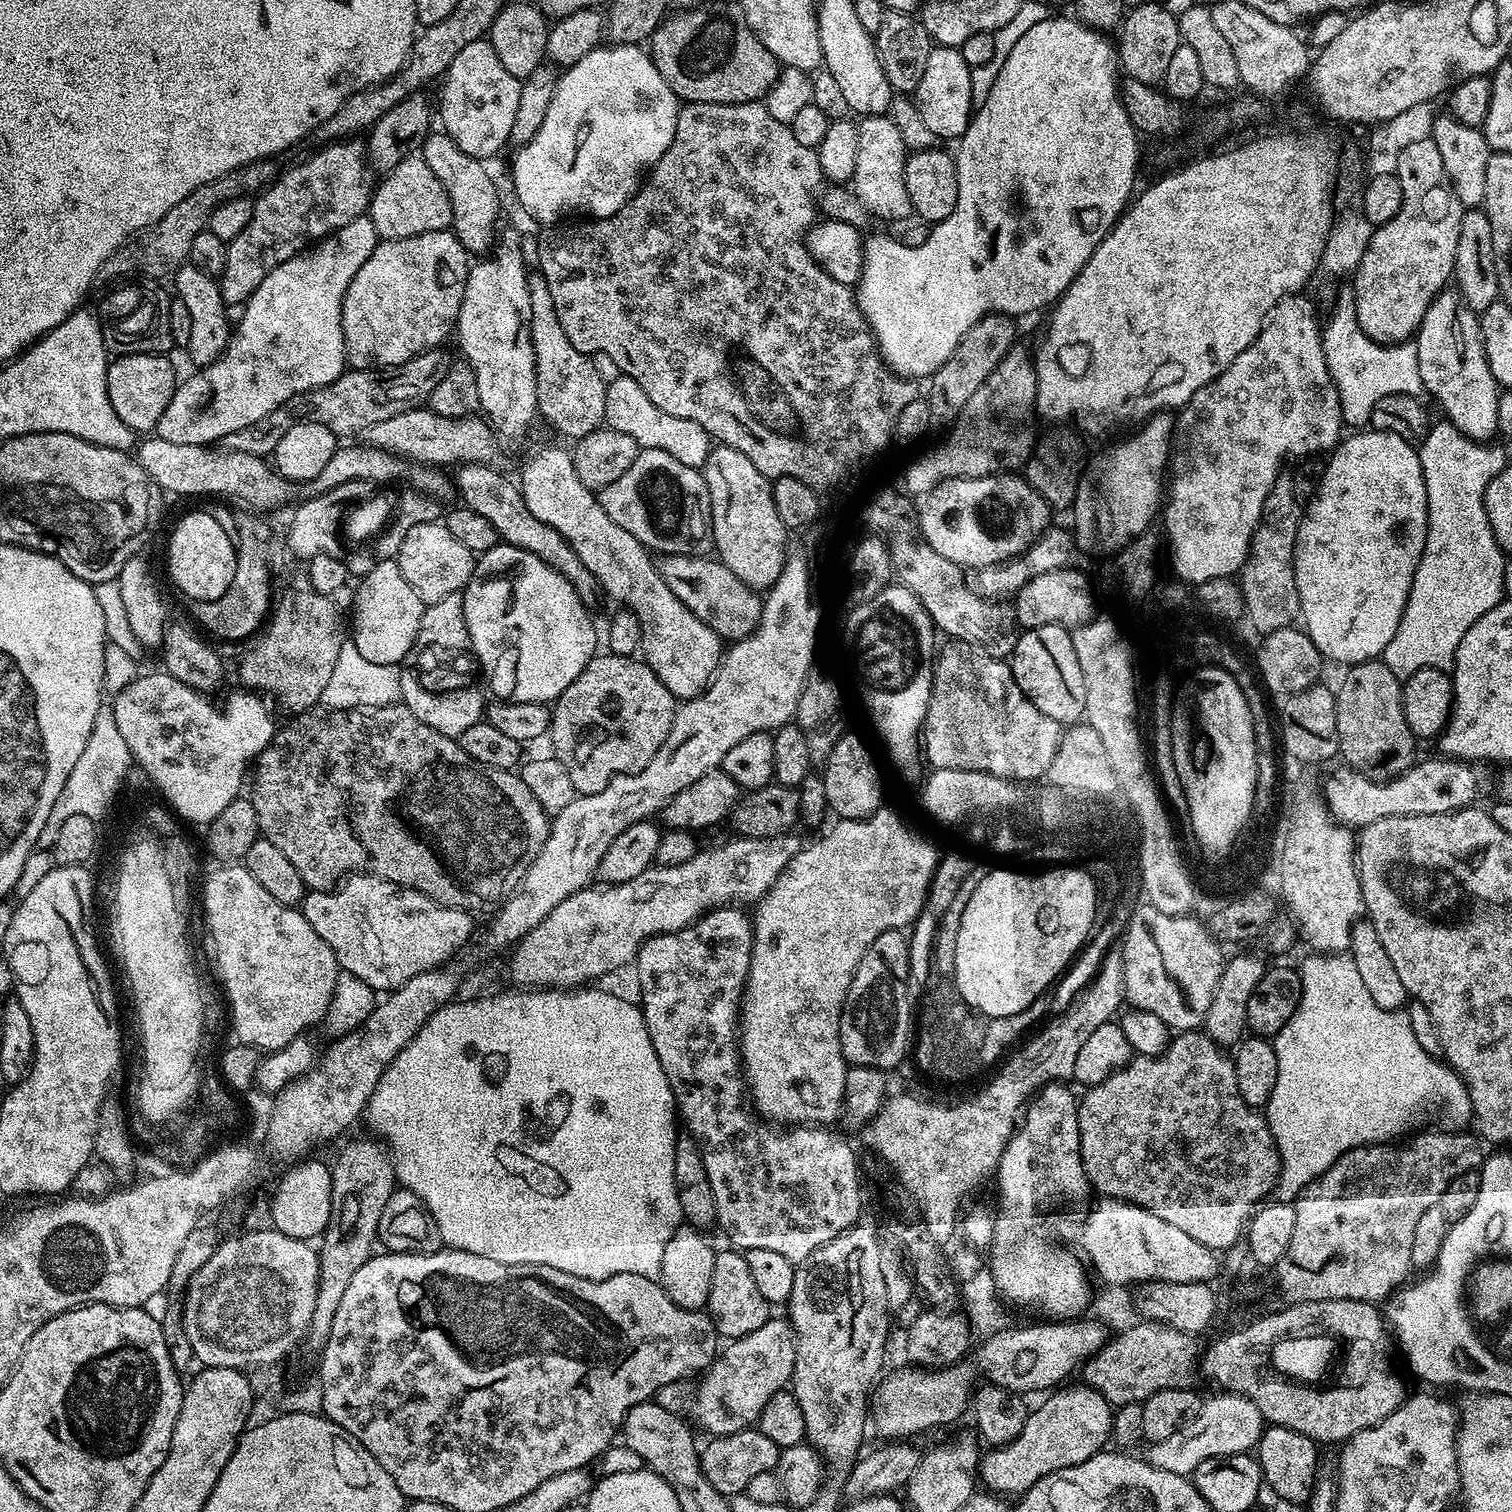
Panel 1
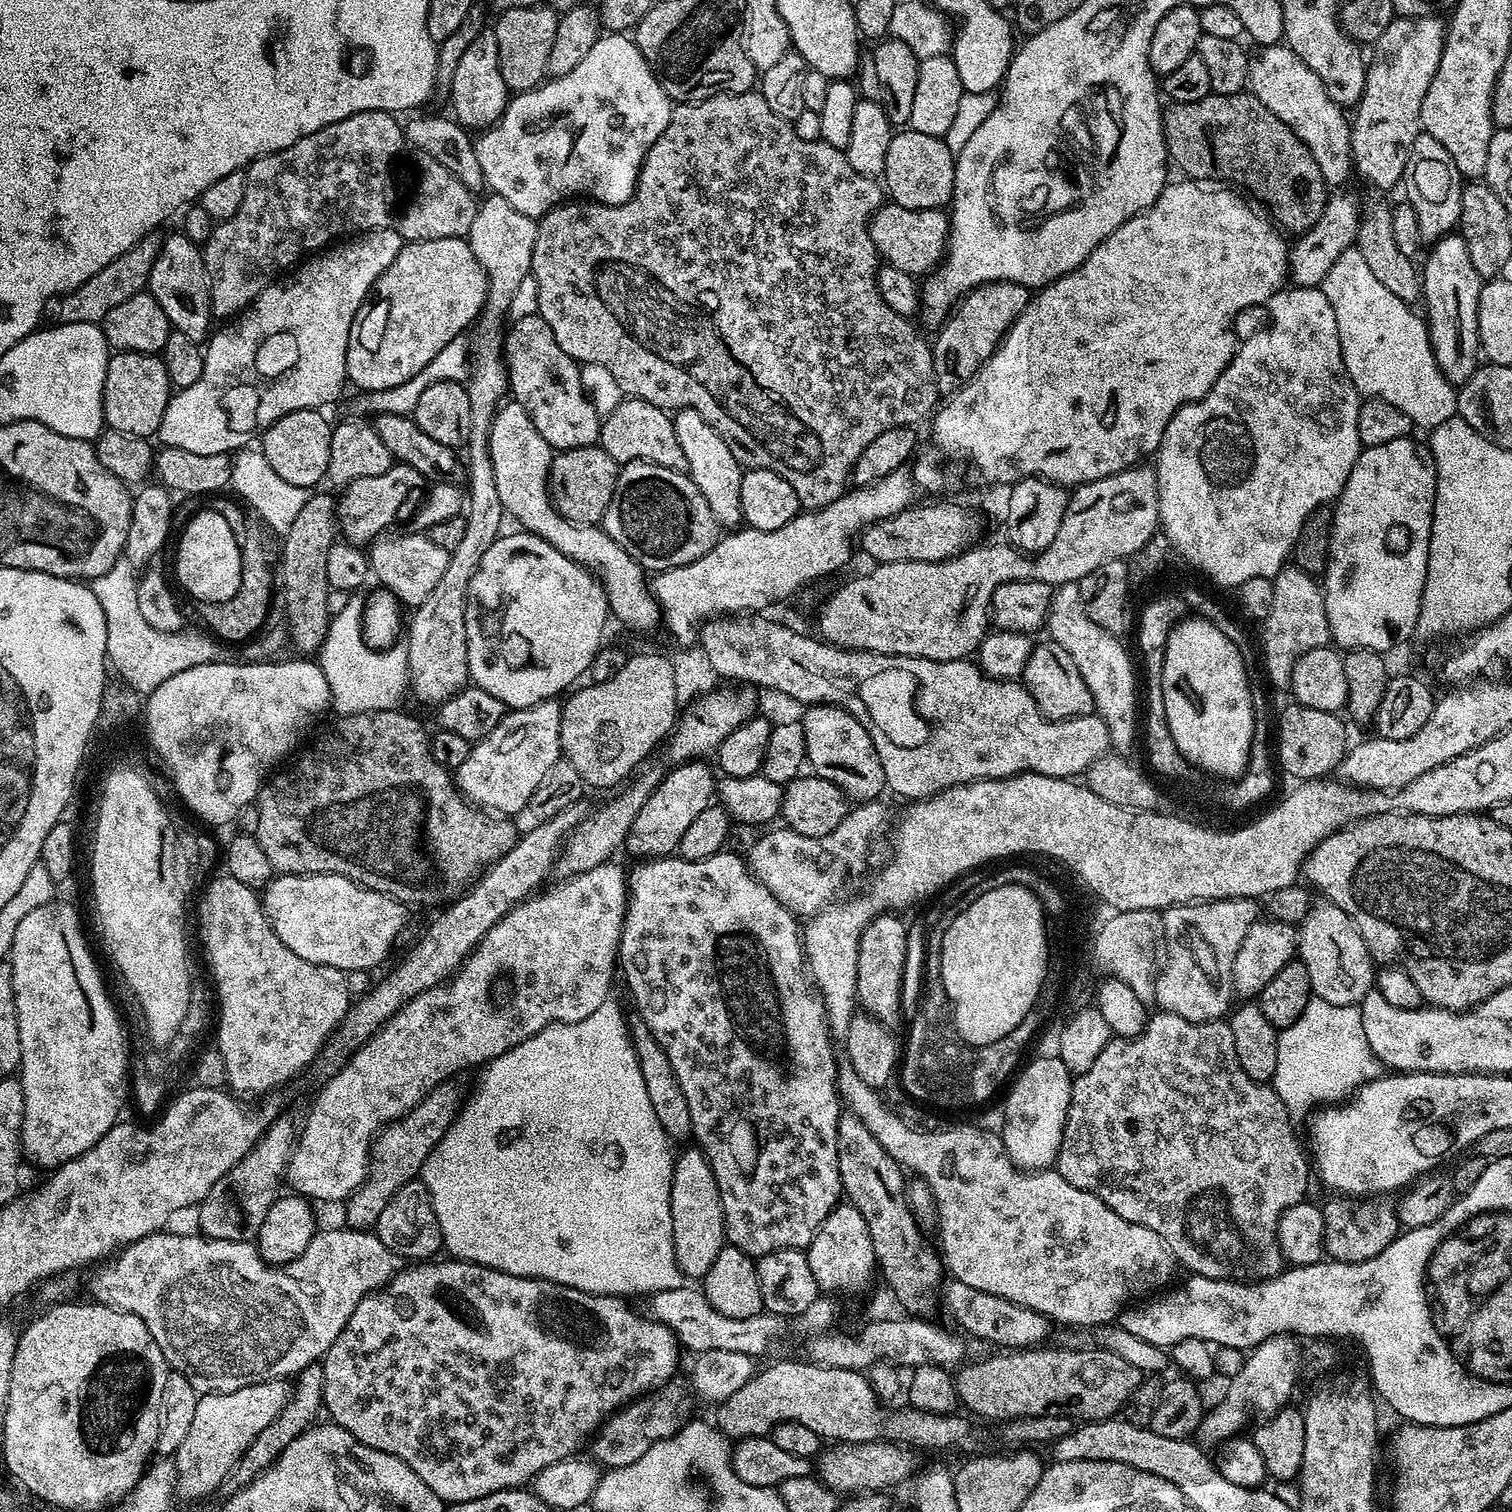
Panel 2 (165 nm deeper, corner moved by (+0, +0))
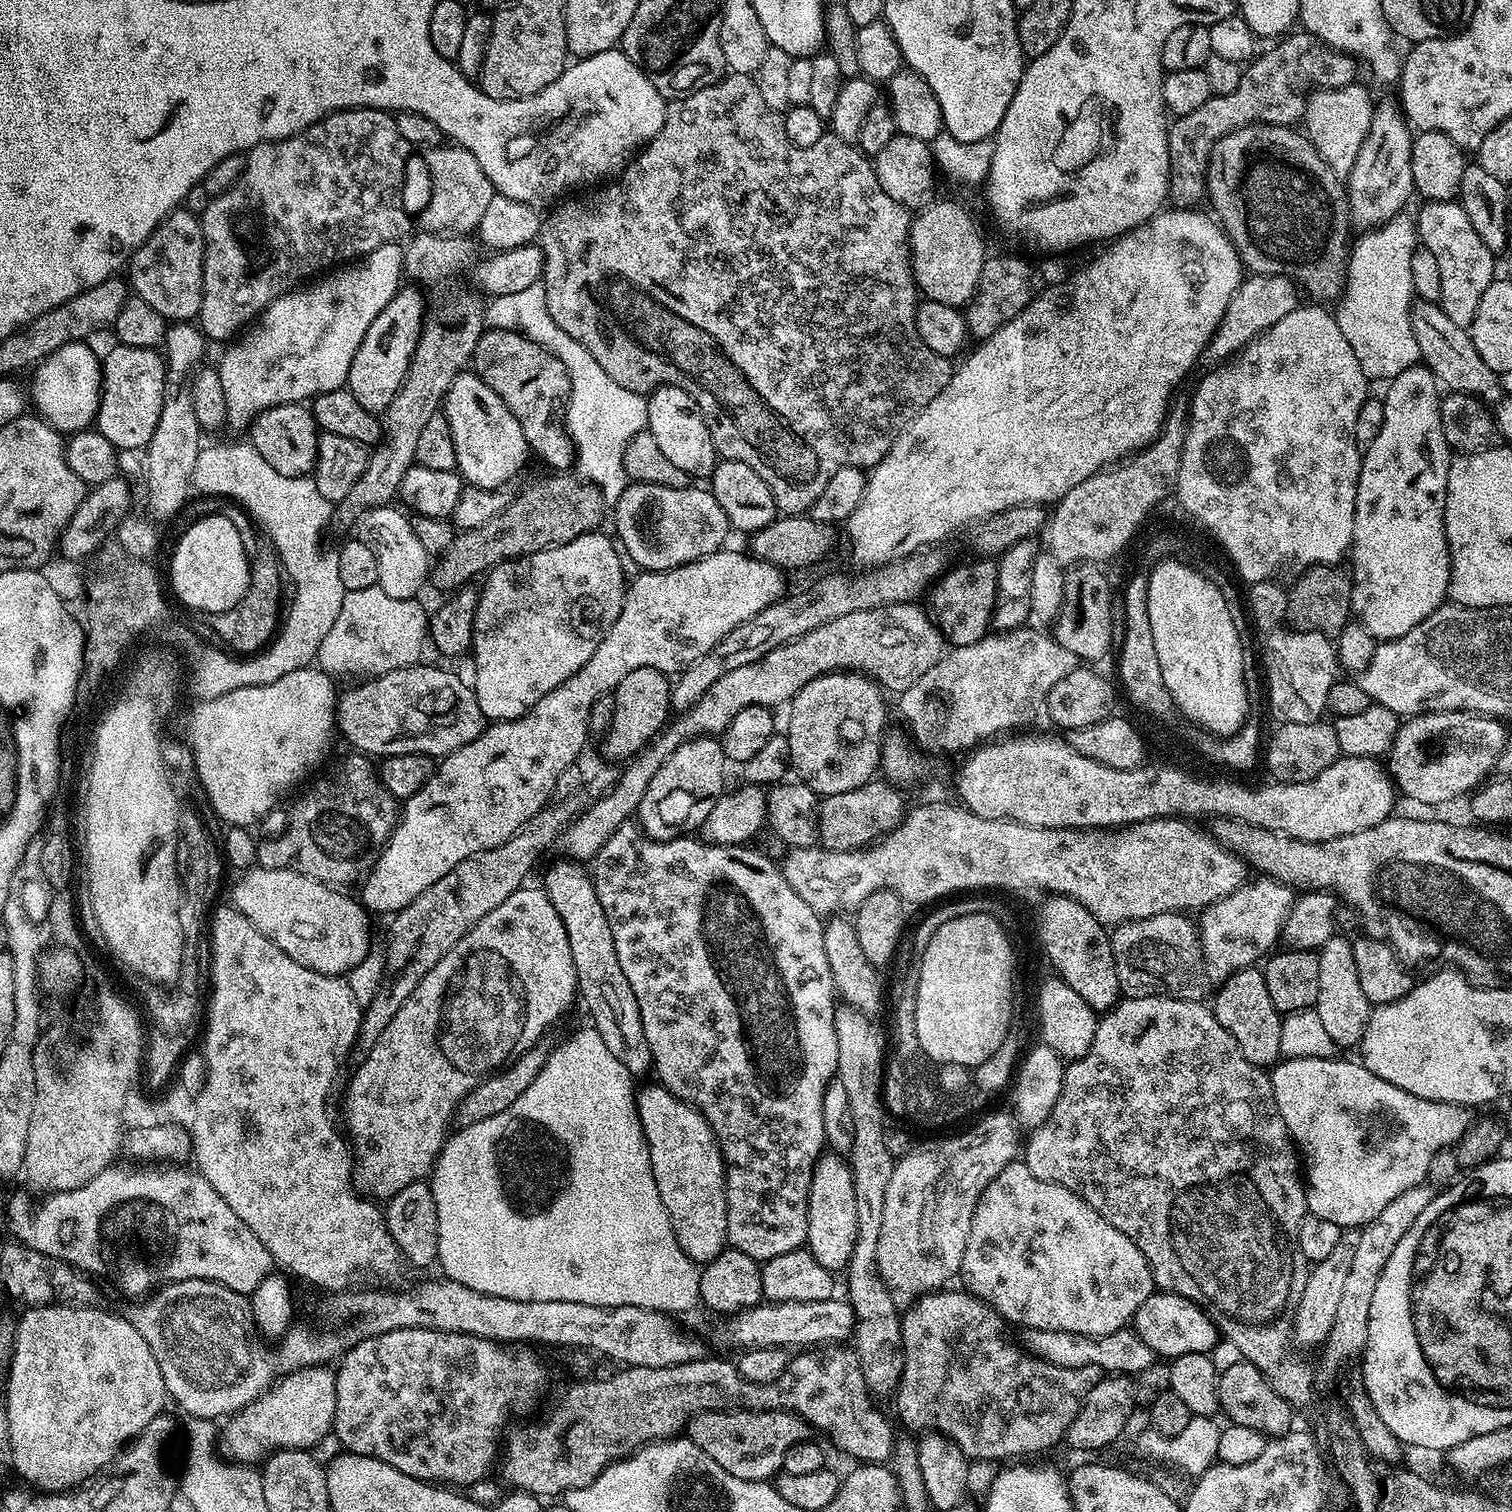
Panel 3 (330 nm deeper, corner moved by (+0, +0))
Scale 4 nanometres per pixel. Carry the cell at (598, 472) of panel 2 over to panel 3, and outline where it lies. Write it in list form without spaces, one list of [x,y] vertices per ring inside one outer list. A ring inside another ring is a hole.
[[[576,474],[548,475],[552,476],[540,480],[537,484],[526,489],[517,500],[516,497],[511,499],[506,510],[502,510],[502,514],[498,514],[498,518],[490,518],[490,522],[486,522],[482,526],[457,531],[454,542],[450,542],[450,546],[435,561],[430,572],[431,583],[433,585],[436,583],[442,591],[451,593],[453,590],[467,585],[464,583],[471,576],[476,576],[479,572],[481,574],[487,573],[505,560],[511,560],[517,556],[529,556],[538,550],[553,548],[559,544],[576,540],[587,532],[597,531],[601,527],[600,523],[604,520],[604,507],[606,507],[606,501],[604,495],[600,493],[600,489]]]

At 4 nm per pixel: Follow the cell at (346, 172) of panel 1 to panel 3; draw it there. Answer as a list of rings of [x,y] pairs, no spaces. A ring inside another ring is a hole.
[[[350,108],[343,112],[334,112],[331,116],[324,117],[317,124],[311,124],[309,128],[298,134],[287,136],[284,140],[270,140],[266,144],[248,149],[244,156],[244,169],[240,177],[236,179],[236,183],[220,195],[211,197],[204,215],[199,217],[200,229],[204,235],[204,265],[202,266],[202,306],[198,317],[198,327],[205,337],[209,341],[231,341],[245,325],[255,321],[268,305],[274,303],[285,292],[293,291],[301,282],[333,266],[340,266],[345,262],[355,261],[359,257],[369,256],[371,252],[378,250],[378,246],[403,241],[409,235],[408,212],[404,209],[404,171],[408,168],[408,152],[410,152],[410,146],[406,138],[398,134],[395,119],[387,111],[378,108]]]

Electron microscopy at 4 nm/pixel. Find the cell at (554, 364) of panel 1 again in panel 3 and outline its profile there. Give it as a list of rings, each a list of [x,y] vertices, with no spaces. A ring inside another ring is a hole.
[[[485,330],[472,355],[471,367],[477,376],[506,402],[518,418],[528,439],[528,447],[549,464],[552,470],[568,470],[574,464],[574,445],[566,427],[568,395],[572,389],[566,366],[530,337],[510,330]]]

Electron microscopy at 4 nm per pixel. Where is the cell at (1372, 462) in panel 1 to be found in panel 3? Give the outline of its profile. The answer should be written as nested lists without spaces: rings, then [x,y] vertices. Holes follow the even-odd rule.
[[[1423,362],[1402,370],[1387,388],[1388,393],[1382,396],[1382,430],[1378,430],[1378,438],[1374,438],[1374,442],[1362,452],[1350,549],[1352,610],[1355,619],[1380,642],[1398,639],[1434,614],[1434,610],[1445,603],[1452,573],[1452,552],[1448,549],[1444,529],[1444,507],[1454,452],[1442,430],[1441,389],[1436,376]]]

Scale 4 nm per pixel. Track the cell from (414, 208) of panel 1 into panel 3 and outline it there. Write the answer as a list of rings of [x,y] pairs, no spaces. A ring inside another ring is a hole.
[[[451,142],[441,143],[427,149],[424,164],[428,167],[428,176],[432,179],[432,193],[420,212],[420,228],[426,232],[441,234],[472,234],[482,222],[482,214],[490,207],[490,202],[498,195],[492,187],[486,170],[478,164],[478,158],[470,150]]]

